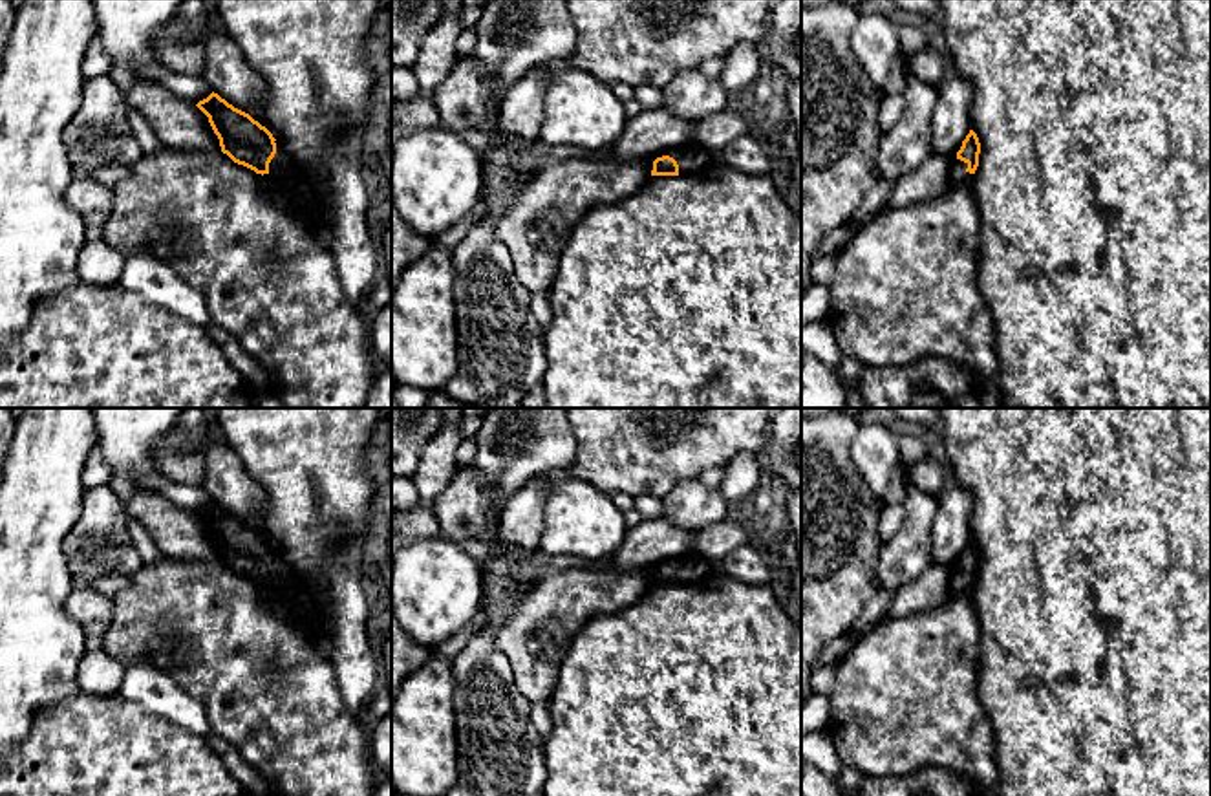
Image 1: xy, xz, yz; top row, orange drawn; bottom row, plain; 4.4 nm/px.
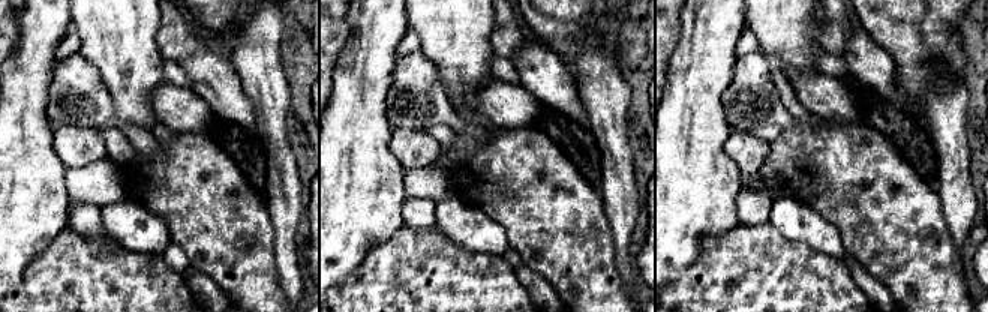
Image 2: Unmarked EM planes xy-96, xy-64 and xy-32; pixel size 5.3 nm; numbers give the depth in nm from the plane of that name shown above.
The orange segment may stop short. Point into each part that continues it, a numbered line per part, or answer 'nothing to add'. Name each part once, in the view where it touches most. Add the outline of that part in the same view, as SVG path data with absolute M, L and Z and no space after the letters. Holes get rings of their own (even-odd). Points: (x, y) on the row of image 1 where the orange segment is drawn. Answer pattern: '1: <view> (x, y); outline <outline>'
1: yz (957, 176); outline M960 146L949 156L949 168L948 168L949 187L970 187L975 177L975 174L970 174L966 170L968 163L957 157L957 152L960 150Z

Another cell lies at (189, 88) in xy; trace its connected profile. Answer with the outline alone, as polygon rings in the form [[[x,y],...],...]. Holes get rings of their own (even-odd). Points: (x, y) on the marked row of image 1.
[[[157,66],[148,70],[148,75],[166,90],[170,90],[176,97],[198,104],[212,93],[210,84],[203,77],[192,77],[183,73],[174,73],[165,66]]]

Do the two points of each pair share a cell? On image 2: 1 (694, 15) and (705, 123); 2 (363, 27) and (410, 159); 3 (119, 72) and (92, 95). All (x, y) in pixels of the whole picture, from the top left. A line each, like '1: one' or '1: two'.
1: one
2: two
3: two

